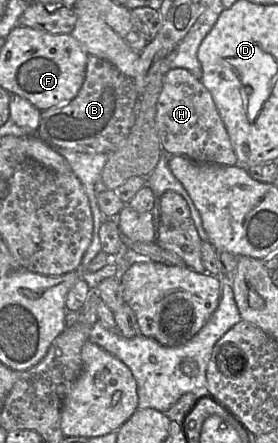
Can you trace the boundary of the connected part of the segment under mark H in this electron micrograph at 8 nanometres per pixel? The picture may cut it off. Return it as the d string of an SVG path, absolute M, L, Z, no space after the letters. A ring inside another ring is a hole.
M172 68L165 74L157 102L156 123L164 153L187 157L198 163L238 164L211 94L187 69Z

